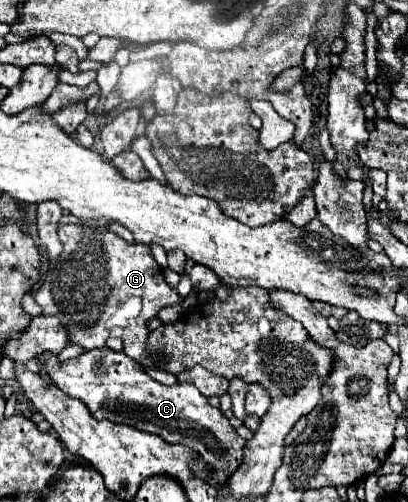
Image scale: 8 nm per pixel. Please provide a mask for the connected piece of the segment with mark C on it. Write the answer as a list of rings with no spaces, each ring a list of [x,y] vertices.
[[[108,347],[92,349],[66,361],[52,351],[40,353],[34,359],[40,361],[40,369],[50,375],[56,387],[70,397],[82,399],[98,421],[108,419],[112,423],[130,425],[158,435],[172,445],[188,445],[198,453],[198,457],[190,461],[190,469],[198,479],[220,485],[242,465],[246,441],[236,433],[222,409],[210,405],[210,401],[194,385],[162,385],[148,375],[144,365],[126,357],[126,353]]]

